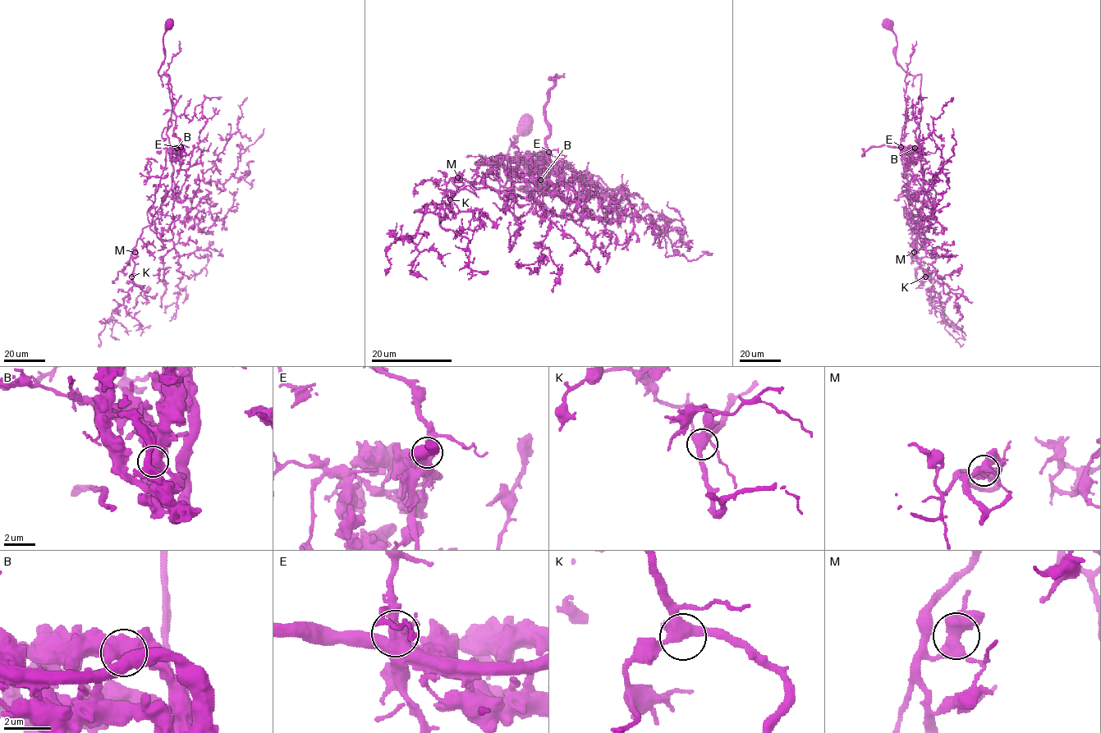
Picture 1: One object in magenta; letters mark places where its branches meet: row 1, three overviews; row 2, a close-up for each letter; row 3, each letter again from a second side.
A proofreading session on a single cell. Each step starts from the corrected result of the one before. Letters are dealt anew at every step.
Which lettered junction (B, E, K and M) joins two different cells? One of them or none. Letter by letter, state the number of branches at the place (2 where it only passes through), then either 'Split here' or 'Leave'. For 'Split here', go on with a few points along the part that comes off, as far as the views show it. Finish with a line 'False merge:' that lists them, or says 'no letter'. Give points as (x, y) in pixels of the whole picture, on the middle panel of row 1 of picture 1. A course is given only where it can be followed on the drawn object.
B: Branches: 3. Leave
E: Branches: 3. Split here. Course of the part to remove: (548, 152), (546, 137), (549, 134), (549, 125), (546, 121), (547, 93), (558, 78), (549, 80)
K: Branches: 3. Leave
M: Branches: 3. Leave
False merge: E

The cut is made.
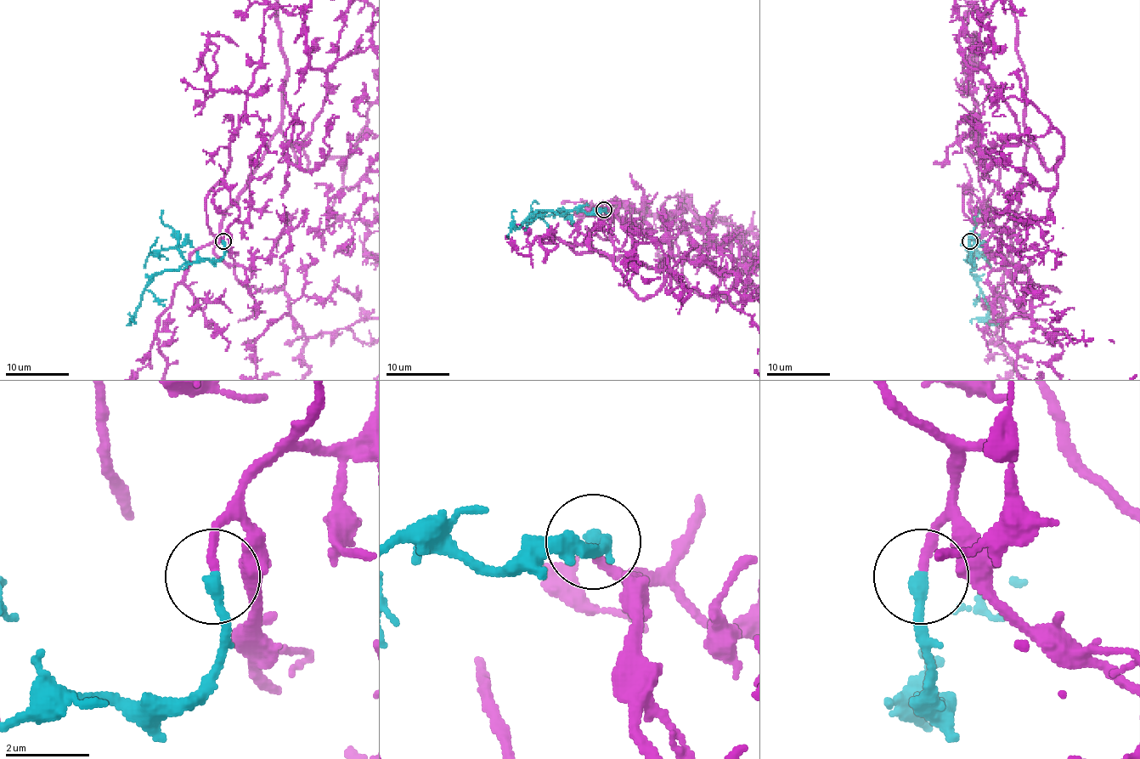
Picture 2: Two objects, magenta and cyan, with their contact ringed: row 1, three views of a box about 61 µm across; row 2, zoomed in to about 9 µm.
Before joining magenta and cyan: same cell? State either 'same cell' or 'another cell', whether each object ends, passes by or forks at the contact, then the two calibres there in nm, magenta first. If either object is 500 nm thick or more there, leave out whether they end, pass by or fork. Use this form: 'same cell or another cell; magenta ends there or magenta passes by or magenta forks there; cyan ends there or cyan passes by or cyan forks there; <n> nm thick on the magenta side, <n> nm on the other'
same cell; magenta ends there; cyan ends there; 200 nm thick on the magenta side, 320 nm on the other

